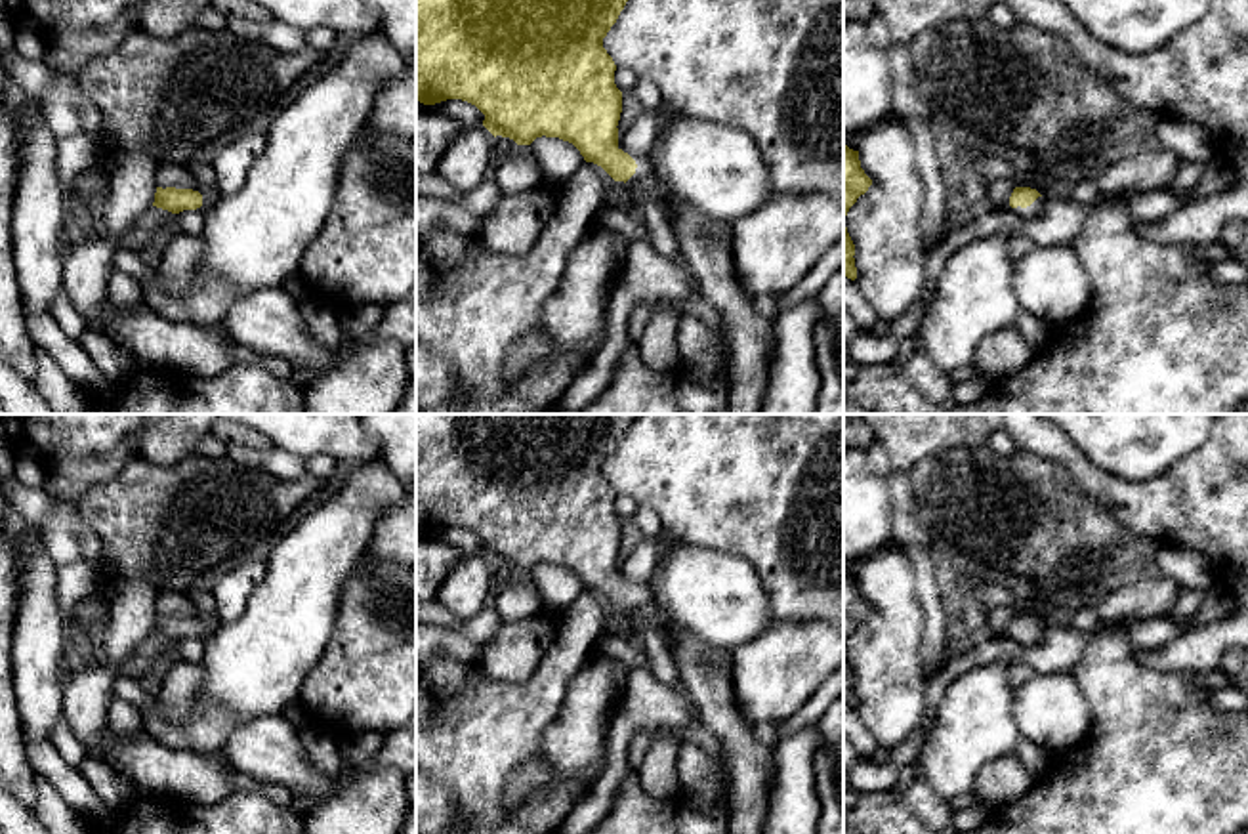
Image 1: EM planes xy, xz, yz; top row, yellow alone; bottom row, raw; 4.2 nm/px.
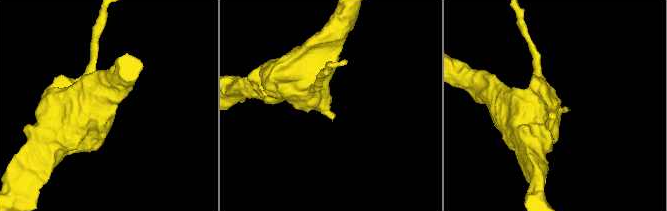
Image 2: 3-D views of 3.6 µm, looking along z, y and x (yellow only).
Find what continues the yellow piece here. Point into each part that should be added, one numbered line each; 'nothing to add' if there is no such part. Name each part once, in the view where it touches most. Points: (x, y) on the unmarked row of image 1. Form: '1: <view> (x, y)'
1: xz (644, 604)

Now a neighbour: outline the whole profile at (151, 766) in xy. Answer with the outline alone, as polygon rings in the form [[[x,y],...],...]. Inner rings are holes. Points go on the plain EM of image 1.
[[[101,733],[101,760],[128,777],[135,790],[214,805],[235,792],[233,767],[219,754],[177,750],[147,733]]]

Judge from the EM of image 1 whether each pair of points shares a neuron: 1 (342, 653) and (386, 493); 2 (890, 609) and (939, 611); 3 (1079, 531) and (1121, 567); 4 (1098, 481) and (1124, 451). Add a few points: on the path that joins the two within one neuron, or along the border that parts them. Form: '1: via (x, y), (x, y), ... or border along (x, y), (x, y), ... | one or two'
1: border along (367, 548), (342, 588) | two
2: border along (913, 567), (924, 619), (918, 655) | two
3: via (1088, 541), (1111, 563) | one
4: border along (1071, 443), (1113, 474), (1149, 478) | two

